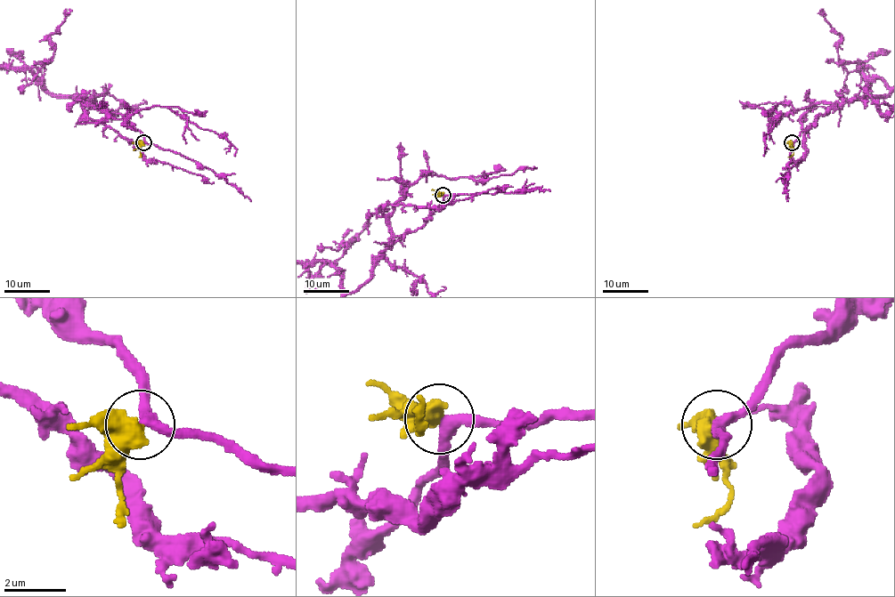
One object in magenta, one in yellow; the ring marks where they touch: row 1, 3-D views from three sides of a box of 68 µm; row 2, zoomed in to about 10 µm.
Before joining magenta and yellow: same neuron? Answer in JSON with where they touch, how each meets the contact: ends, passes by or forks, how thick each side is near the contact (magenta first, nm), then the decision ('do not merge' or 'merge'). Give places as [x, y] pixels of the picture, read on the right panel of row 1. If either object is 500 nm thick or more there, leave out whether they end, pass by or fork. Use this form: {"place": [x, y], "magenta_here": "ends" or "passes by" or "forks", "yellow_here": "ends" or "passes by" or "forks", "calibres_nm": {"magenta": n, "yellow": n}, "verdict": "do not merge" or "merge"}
{"place": [792, 142], "calibres_nm": {"magenta": 320, "yellow": 700}, "verdict": "merge"}

